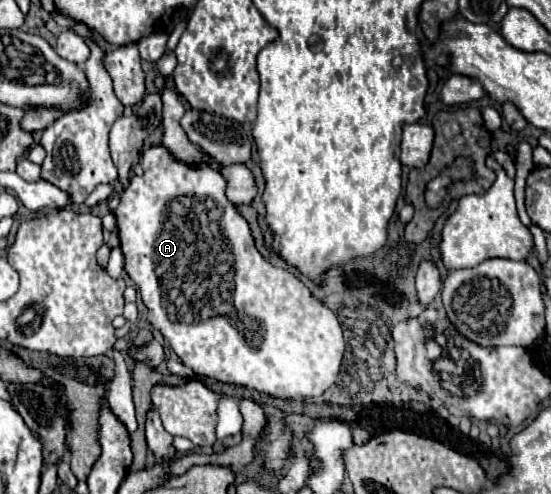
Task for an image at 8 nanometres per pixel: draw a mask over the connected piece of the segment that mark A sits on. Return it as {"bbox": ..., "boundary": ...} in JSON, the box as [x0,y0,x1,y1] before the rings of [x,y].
{"bbox":[115,145,345,399],"boundary":[[[163,145],[147,149],[141,157],[141,165],[145,173],[141,177],[131,179],[127,191],[121,197],[119,207],[115,209],[115,217],[117,217],[119,239],[121,239],[121,251],[125,257],[125,271],[131,277],[131,281],[139,287],[141,299],[145,307],[149,309],[147,313],[149,323],[169,341],[171,349],[179,355],[183,365],[187,365],[201,377],[211,377],[215,381],[243,385],[247,389],[255,389],[275,399],[297,399],[297,397],[323,395],[337,381],[341,361],[343,361],[343,351],[345,351],[343,331],[341,331],[341,325],[335,313],[327,309],[325,305],[321,305],[295,275],[291,275],[287,269],[273,267],[271,263],[267,263],[261,257],[261,253],[255,249],[255,241],[251,237],[247,221],[239,215],[237,207],[225,197],[225,179],[221,177],[221,173],[209,169],[209,165],[199,165],[197,169],[181,165],[179,161],[173,161],[173,157],[169,157],[169,151]]]}

